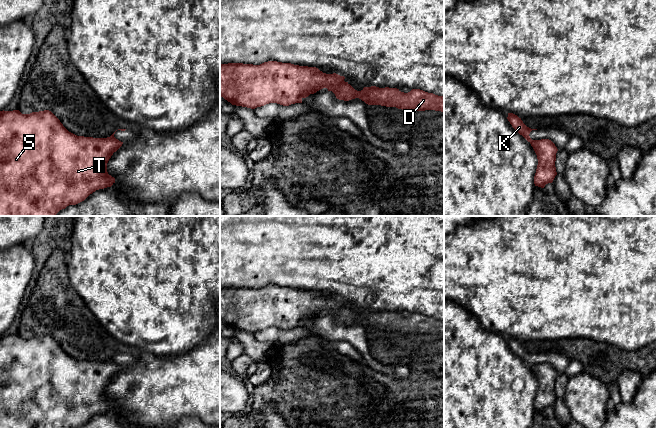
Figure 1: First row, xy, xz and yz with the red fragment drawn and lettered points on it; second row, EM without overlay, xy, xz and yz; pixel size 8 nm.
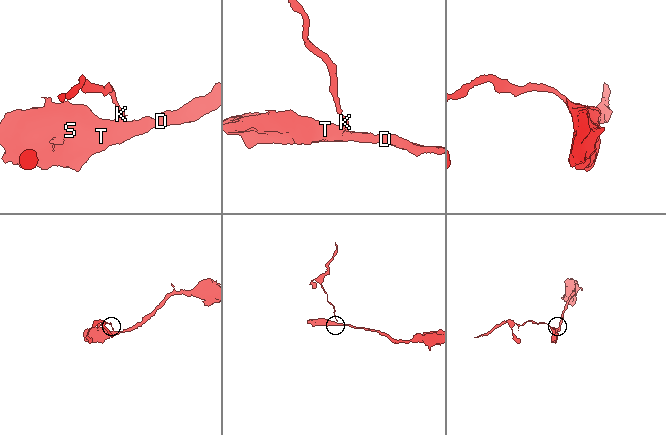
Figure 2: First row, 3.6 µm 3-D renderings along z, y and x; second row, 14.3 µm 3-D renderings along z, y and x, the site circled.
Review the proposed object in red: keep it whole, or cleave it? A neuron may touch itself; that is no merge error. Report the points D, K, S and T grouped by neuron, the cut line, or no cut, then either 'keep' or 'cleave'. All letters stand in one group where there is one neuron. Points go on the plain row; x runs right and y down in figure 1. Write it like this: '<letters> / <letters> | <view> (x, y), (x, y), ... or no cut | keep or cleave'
D S T / K | yz (534, 364), (530, 366) | cleave

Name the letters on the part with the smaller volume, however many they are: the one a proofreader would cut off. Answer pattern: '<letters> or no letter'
K

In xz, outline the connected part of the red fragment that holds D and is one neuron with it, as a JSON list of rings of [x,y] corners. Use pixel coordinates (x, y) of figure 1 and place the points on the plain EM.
[[[268,285],[260,289],[243,287],[220,288],[220,320],[236,330],[251,333],[269,327],[289,330],[295,327],[302,327],[303,322],[323,312],[332,315],[339,324],[349,325],[359,322],[368,329],[396,331],[402,334],[435,334],[441,335],[444,338],[444,321],[420,313],[412,313],[410,316],[404,317],[397,312],[371,310],[357,315],[336,297],[326,298],[316,291],[299,290],[277,285]]]

